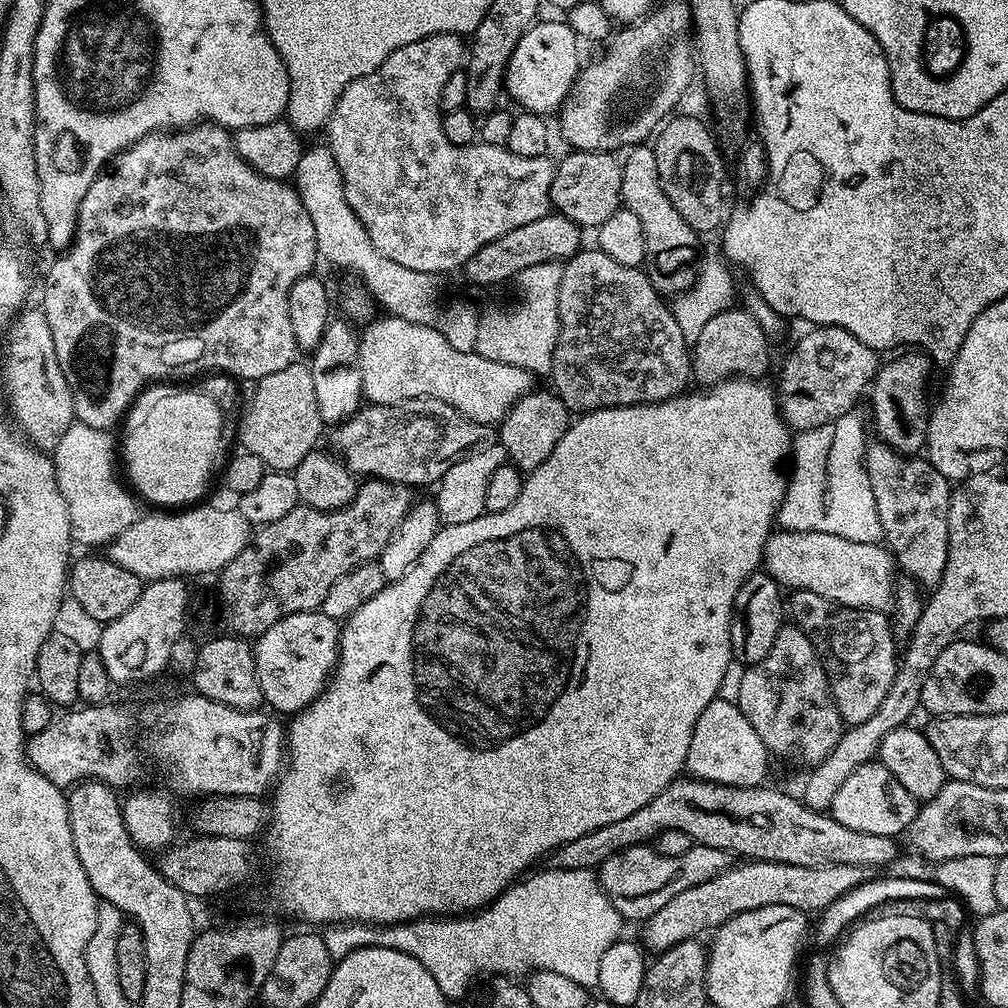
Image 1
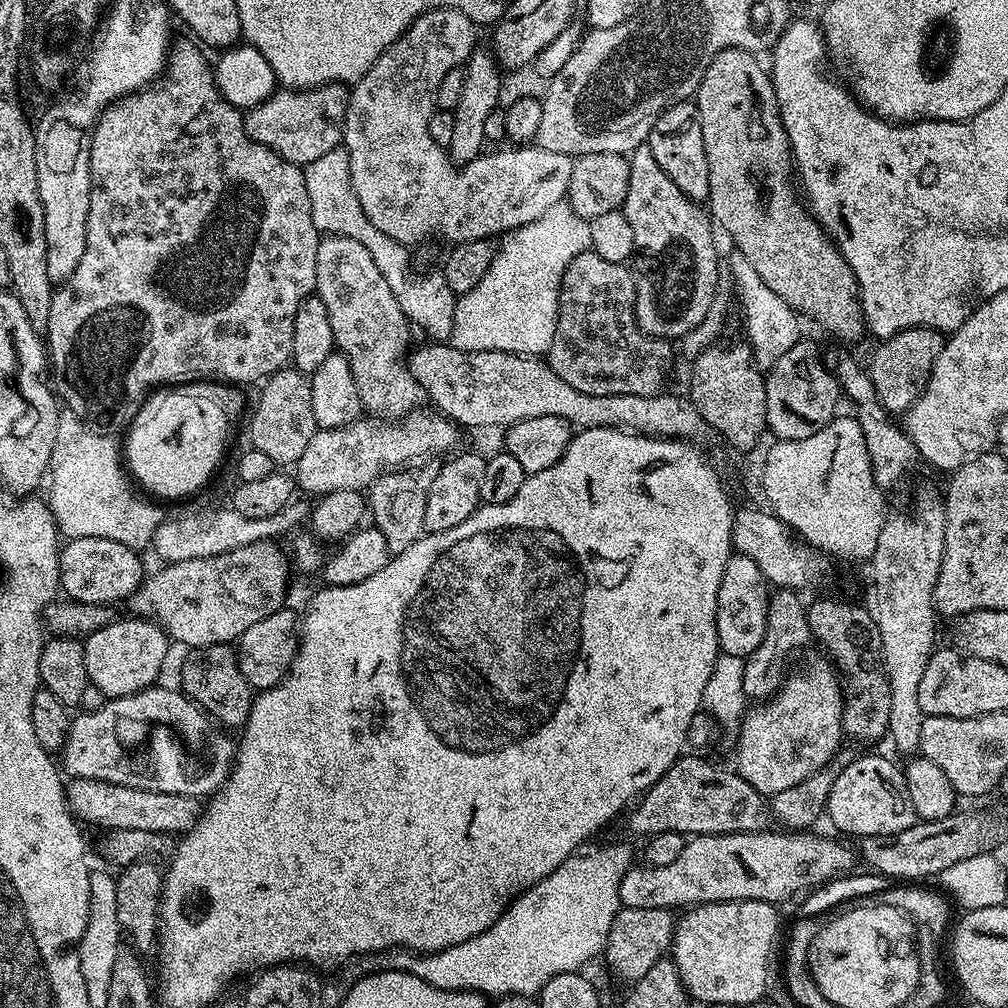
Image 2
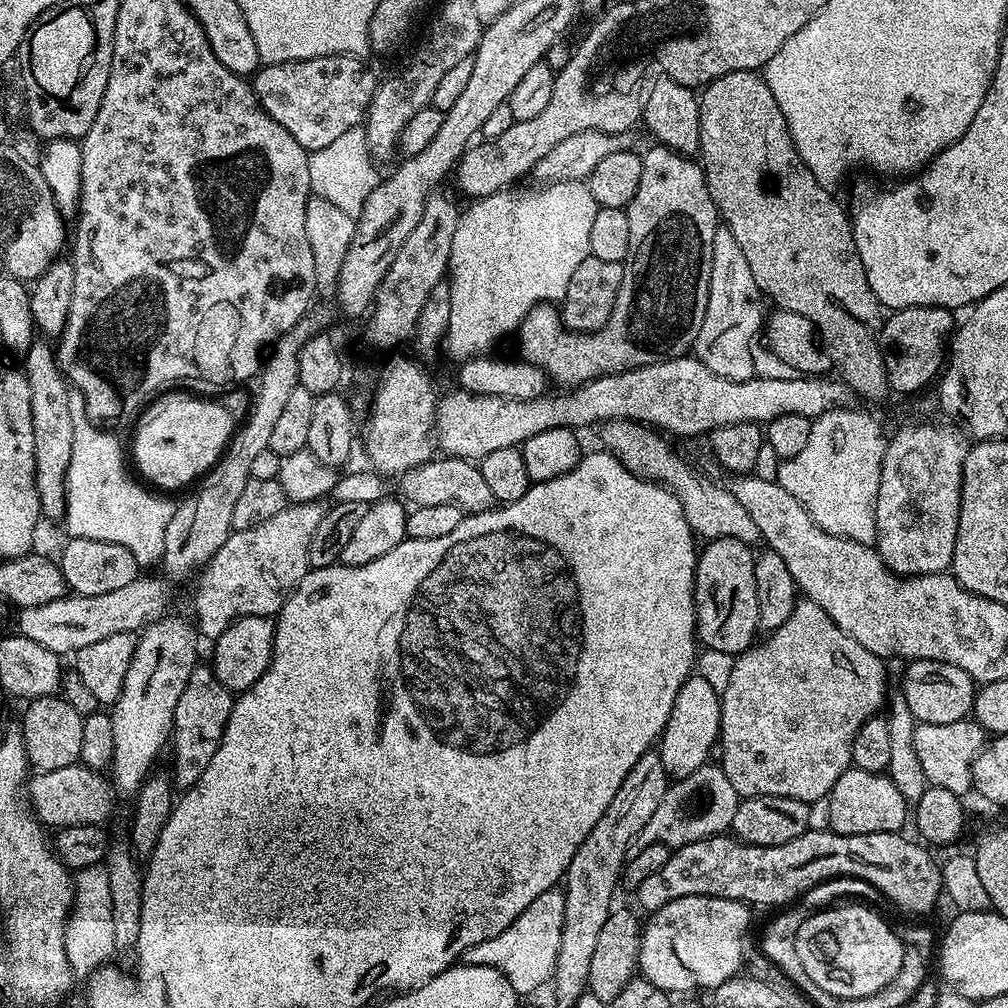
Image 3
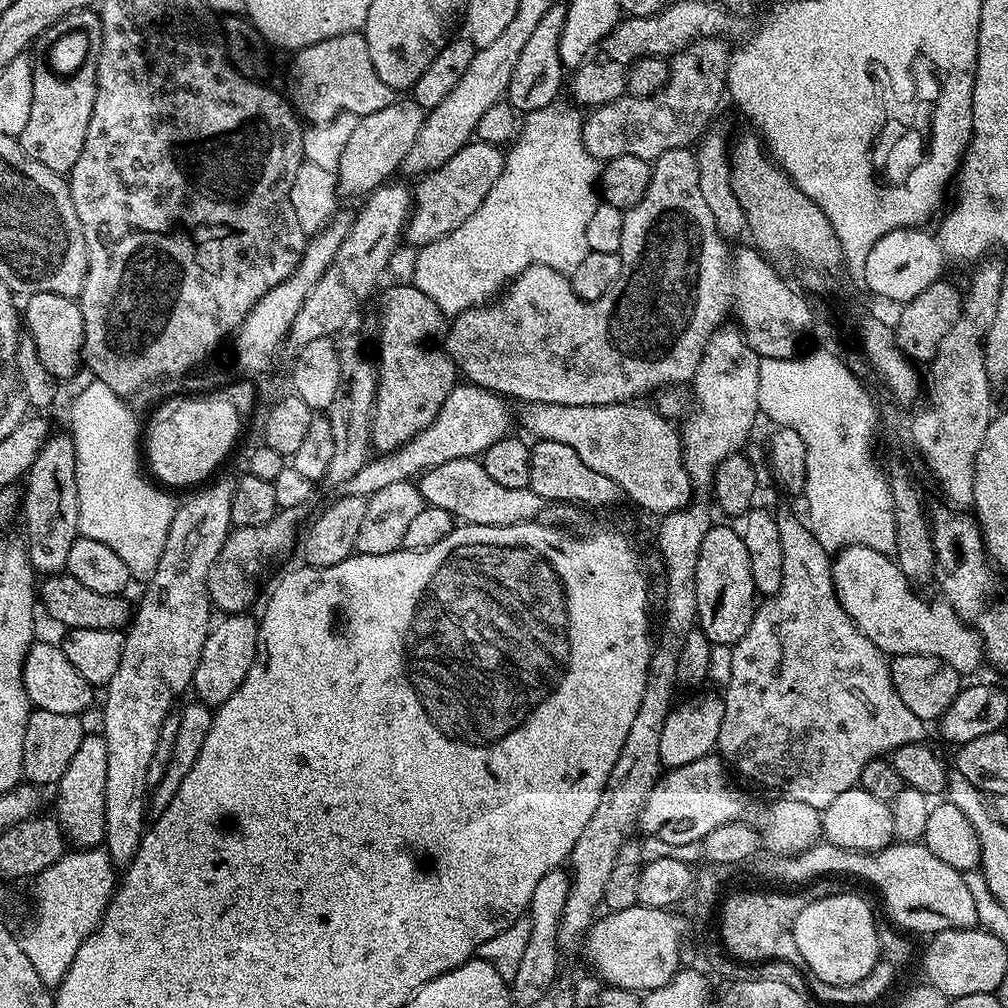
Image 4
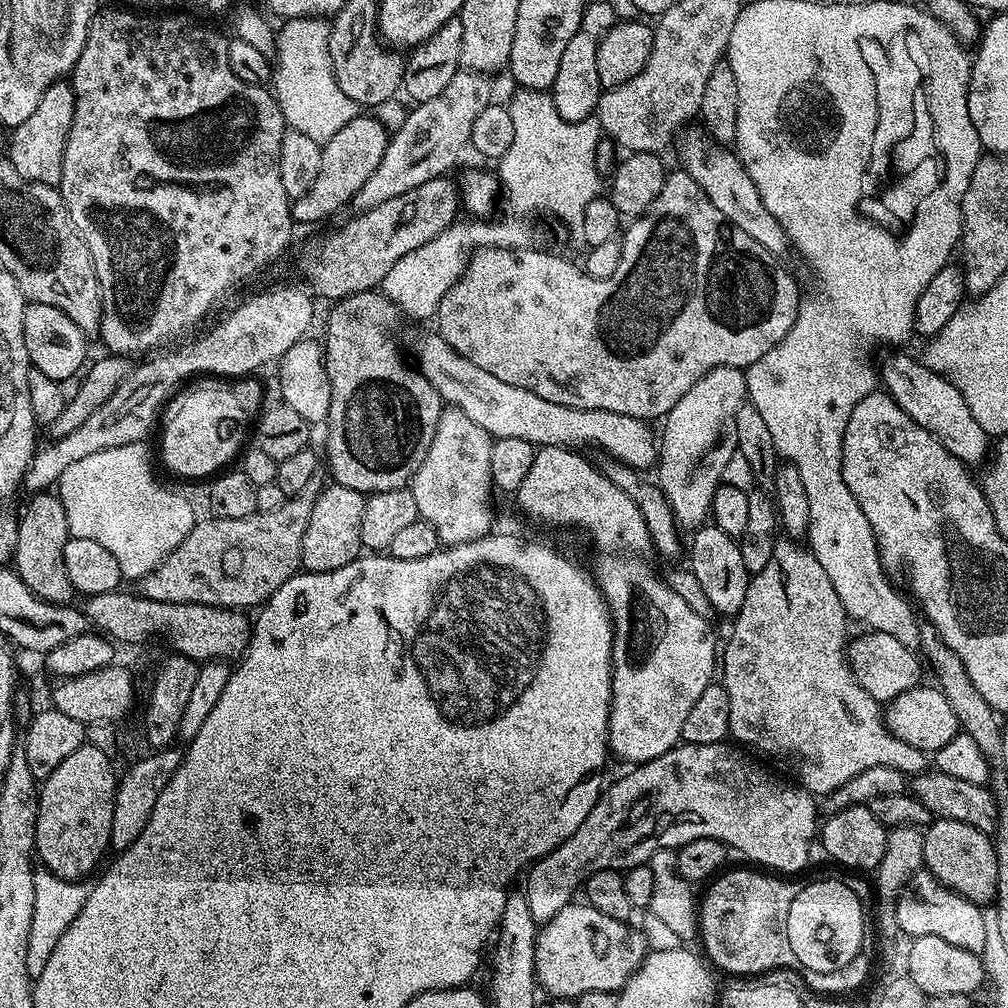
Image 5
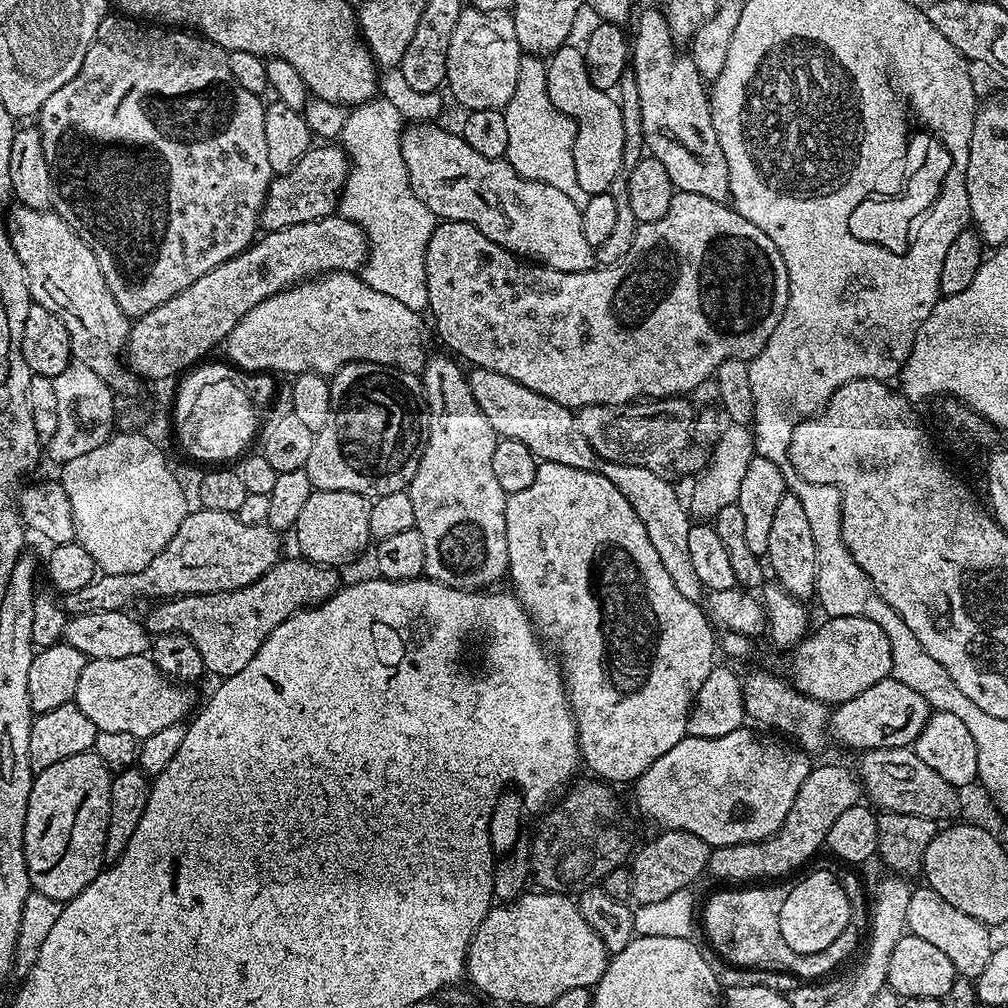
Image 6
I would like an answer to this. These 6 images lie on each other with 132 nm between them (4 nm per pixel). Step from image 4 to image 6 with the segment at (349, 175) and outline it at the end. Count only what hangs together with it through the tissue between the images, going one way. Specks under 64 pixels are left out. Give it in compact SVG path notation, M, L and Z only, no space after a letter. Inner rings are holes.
M332 142L317 143L290 171L279 173L270 182L268 196L260 212L261 225L273 232L333 215L337 211L340 192L347 177L348 155L344 149Z

